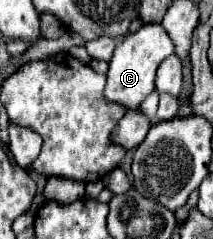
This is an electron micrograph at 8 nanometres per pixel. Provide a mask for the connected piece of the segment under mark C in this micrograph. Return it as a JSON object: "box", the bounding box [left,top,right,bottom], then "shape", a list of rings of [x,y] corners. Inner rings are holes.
{"box":[104,24,174,108],"shape":[[[144,24],[138,32],[128,34],[114,50],[108,68],[108,82],[104,88],[106,100],[120,102],[126,108],[138,108],[140,102],[154,90],[154,76],[156,68],[162,60],[174,54],[174,44],[168,32],[160,24]]]}

